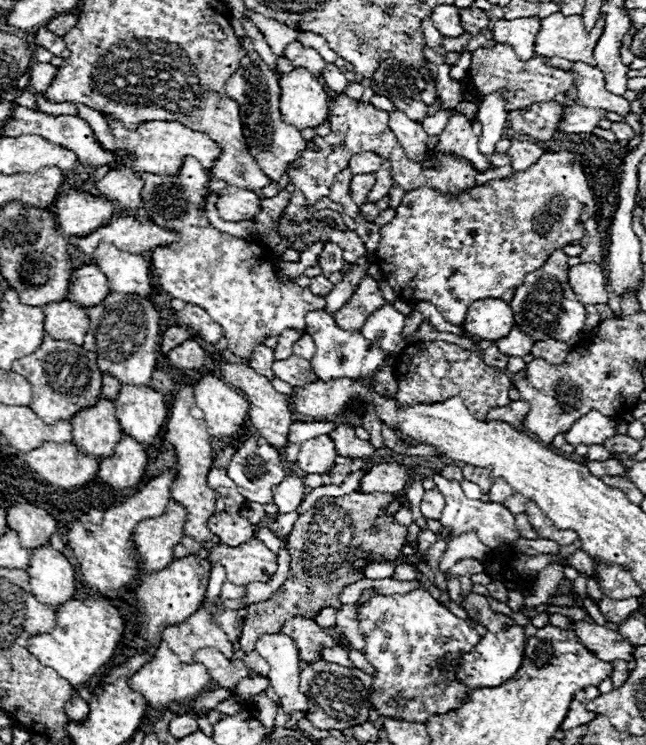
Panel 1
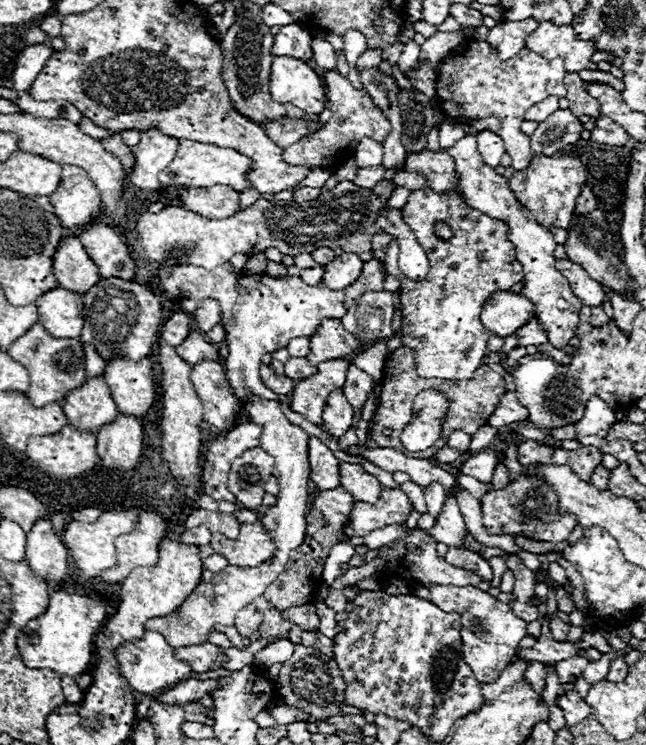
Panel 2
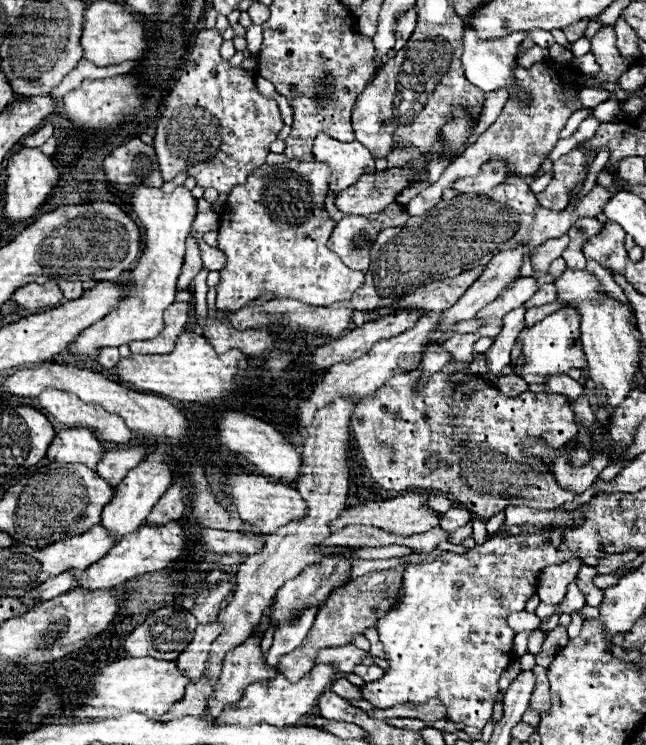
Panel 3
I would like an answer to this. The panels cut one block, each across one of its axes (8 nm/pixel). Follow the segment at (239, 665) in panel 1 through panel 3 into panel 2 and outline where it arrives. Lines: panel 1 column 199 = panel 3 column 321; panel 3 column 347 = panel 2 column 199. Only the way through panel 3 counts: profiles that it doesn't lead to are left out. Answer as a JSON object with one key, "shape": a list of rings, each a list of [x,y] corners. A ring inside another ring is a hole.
{"shape":[[[204,642],[198,646],[182,646],[176,650],[176,658],[190,662],[194,672],[210,672],[218,670],[226,664],[226,656],[220,652],[218,646]]]}

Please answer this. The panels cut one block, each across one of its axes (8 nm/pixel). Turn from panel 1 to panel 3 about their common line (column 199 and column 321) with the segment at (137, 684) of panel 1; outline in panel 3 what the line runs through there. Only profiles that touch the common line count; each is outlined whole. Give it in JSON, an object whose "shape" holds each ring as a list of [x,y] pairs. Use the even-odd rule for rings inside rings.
{"shape":[[[316,664],[304,678],[298,682],[288,682],[282,674],[278,674],[270,684],[252,684],[246,688],[244,698],[236,704],[226,708],[216,722],[218,724],[236,724],[236,726],[254,726],[254,724],[272,724],[276,728],[294,726],[304,714],[310,712],[310,708],[316,704],[316,700],[326,692],[326,686],[332,686],[336,680],[336,670],[330,670],[330,666]]]}

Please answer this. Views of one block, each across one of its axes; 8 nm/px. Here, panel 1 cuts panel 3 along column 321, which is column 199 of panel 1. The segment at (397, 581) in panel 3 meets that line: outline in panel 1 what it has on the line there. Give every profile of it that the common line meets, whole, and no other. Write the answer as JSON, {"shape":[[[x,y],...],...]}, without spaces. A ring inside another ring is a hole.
{"shape":[[[206,602],[184,624],[164,628],[162,640],[168,642],[170,650],[174,650],[184,664],[194,664],[194,652],[200,648],[216,648],[226,658],[234,658],[234,648],[226,634],[212,622]]]}

